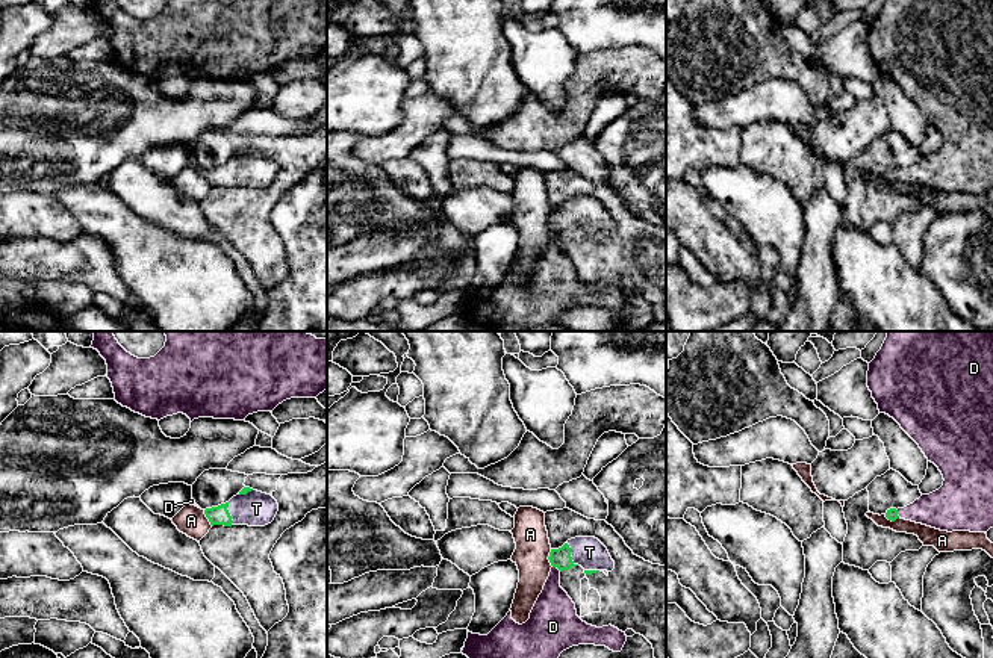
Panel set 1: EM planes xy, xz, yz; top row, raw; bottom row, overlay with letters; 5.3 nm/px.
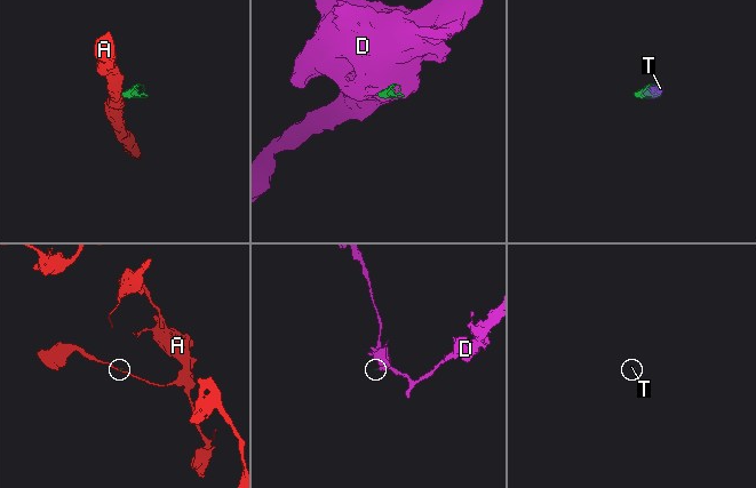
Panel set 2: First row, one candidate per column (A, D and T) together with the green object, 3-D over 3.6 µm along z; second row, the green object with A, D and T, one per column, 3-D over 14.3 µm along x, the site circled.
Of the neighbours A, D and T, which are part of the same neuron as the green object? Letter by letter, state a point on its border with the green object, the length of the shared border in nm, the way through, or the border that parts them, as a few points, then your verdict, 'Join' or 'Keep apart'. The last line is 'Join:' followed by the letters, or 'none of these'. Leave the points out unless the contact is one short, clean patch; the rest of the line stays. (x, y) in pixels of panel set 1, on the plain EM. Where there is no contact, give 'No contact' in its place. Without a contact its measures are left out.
A: Touches green at xz (548, 220). Shared border 100 nm. Boundary: xz (550, 211), (548, 221), (553, 227). Keep apart
D: Touches green at xz (557, 229). Shared border 50 nm. Path across: xz (560, 220), (557, 229), (554, 276). Join
T: Touches green at xz (569, 215). Shared border 140 nm. Path across: xz (560, 220), (569, 215), (589, 214). Join
Join: D, T

